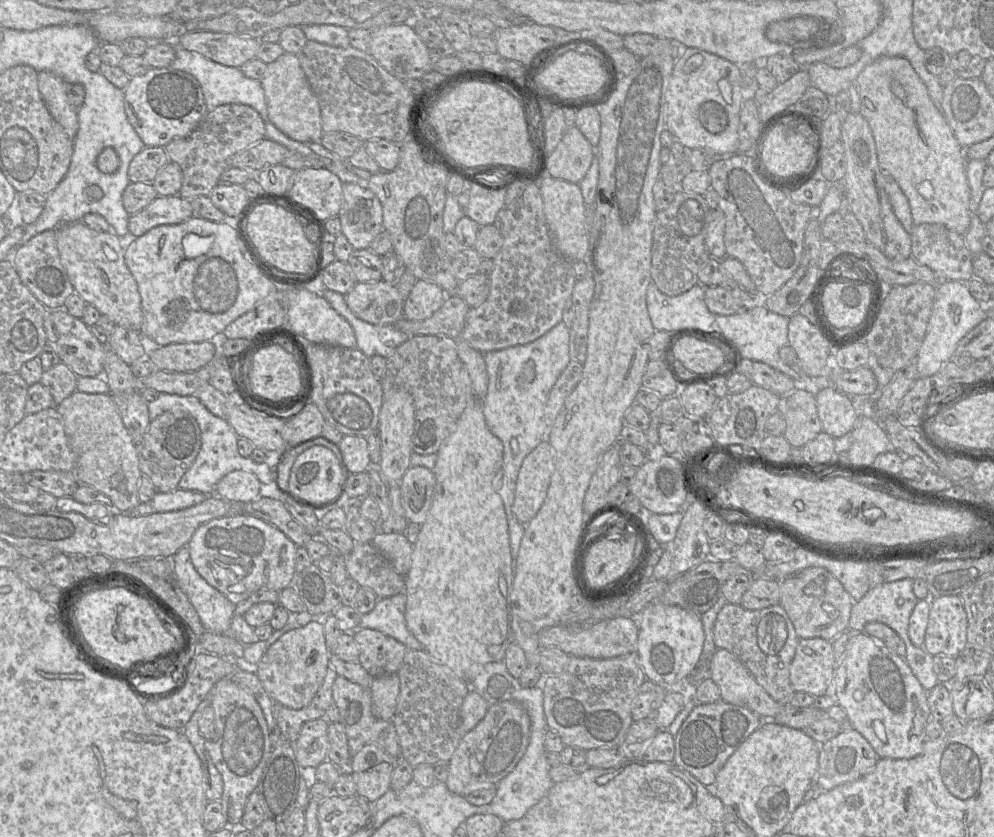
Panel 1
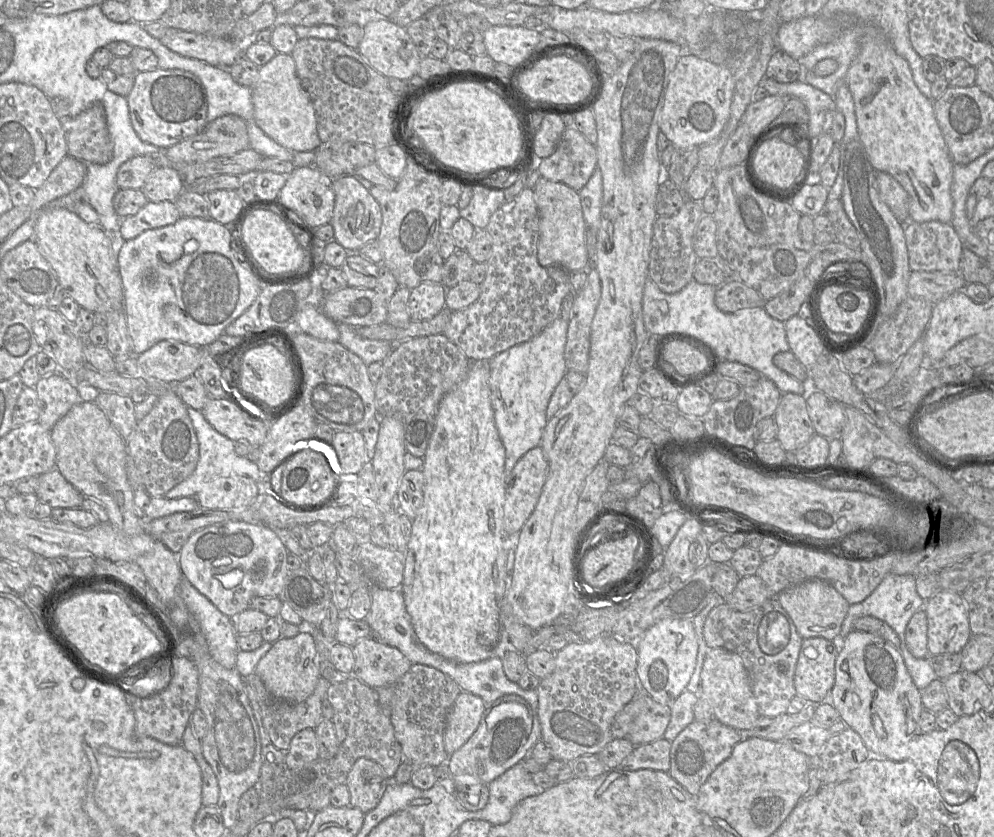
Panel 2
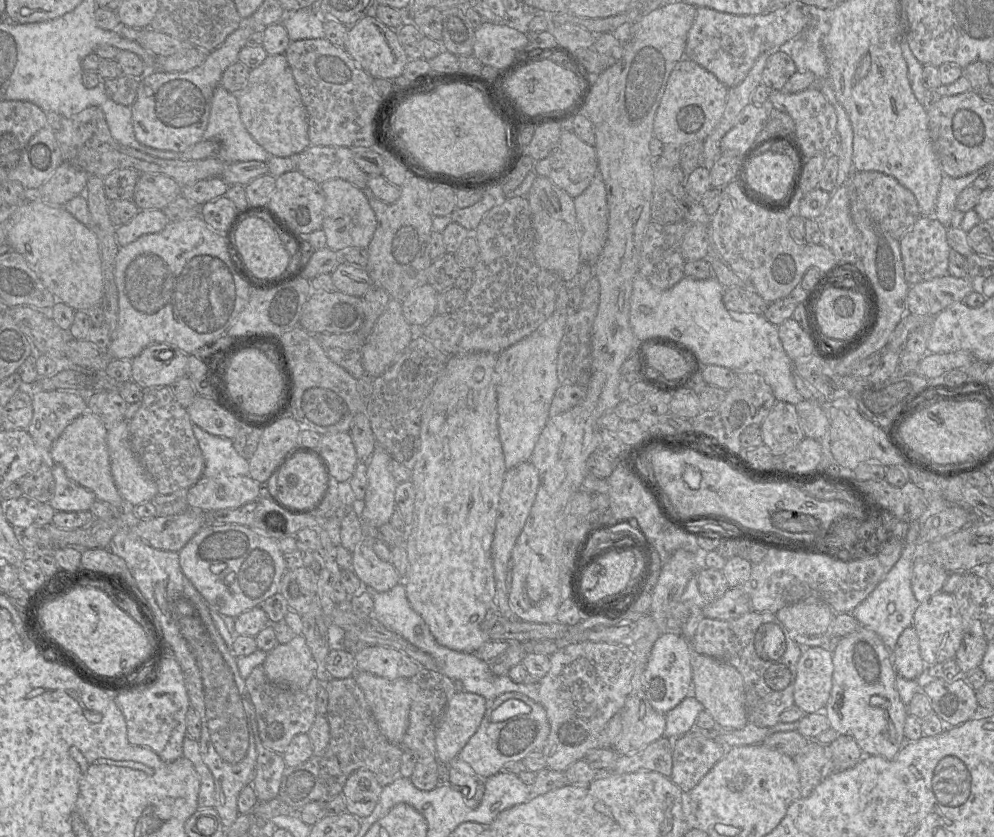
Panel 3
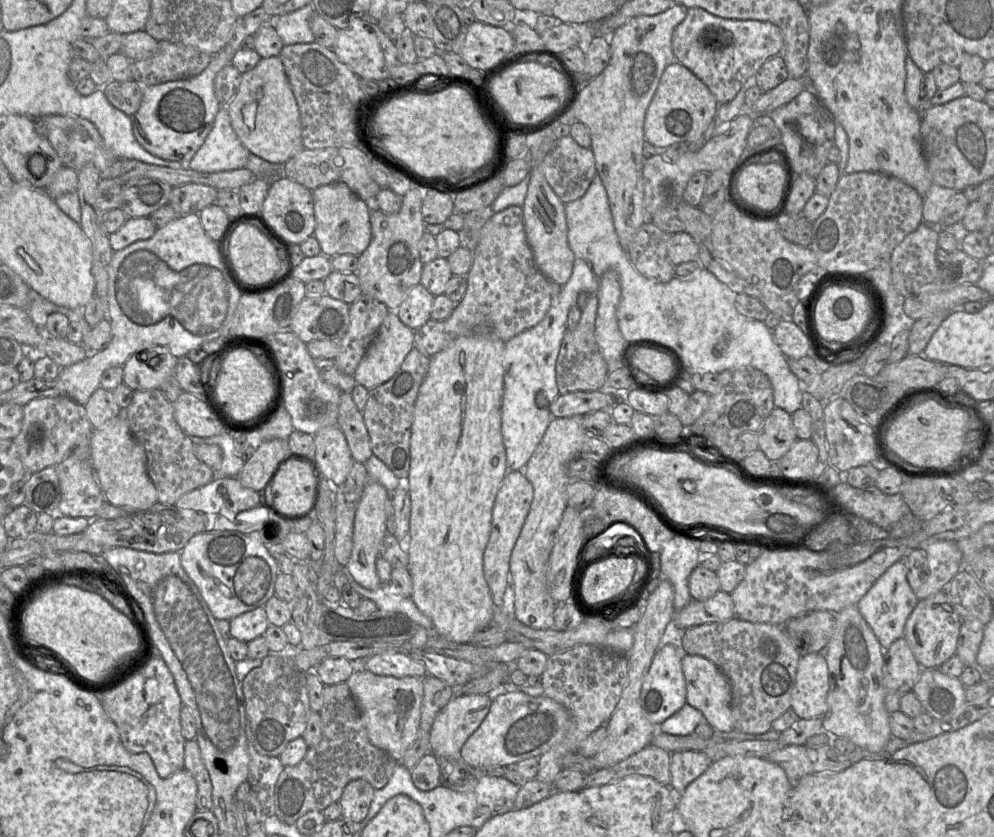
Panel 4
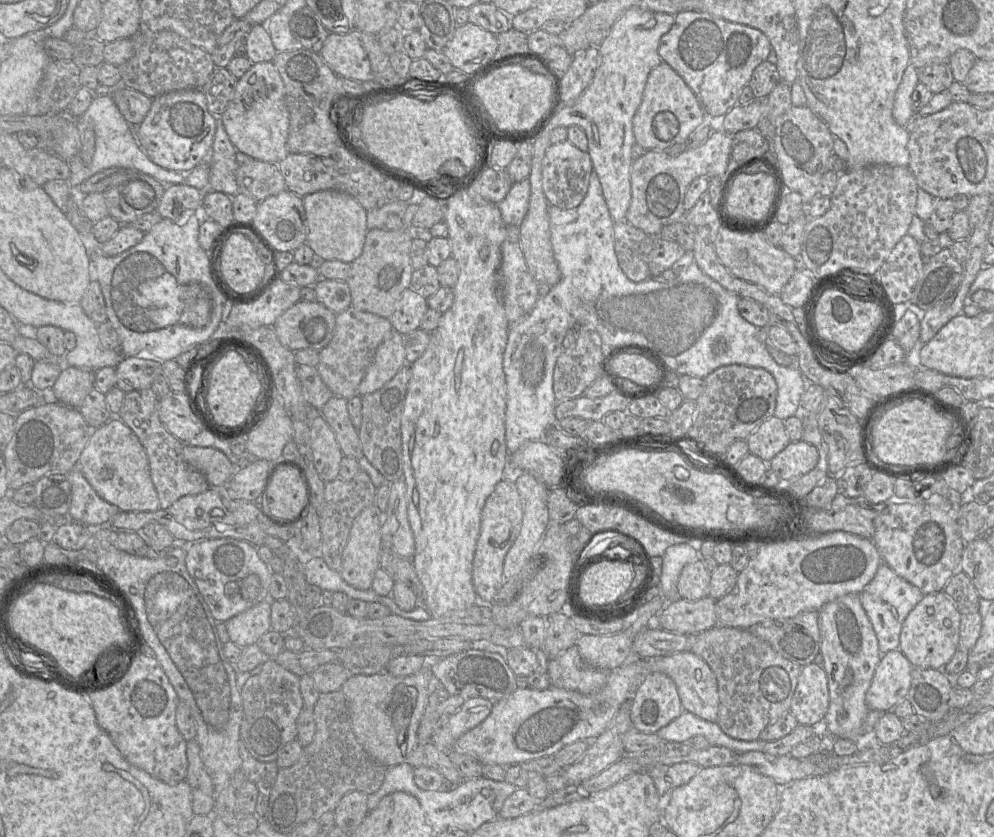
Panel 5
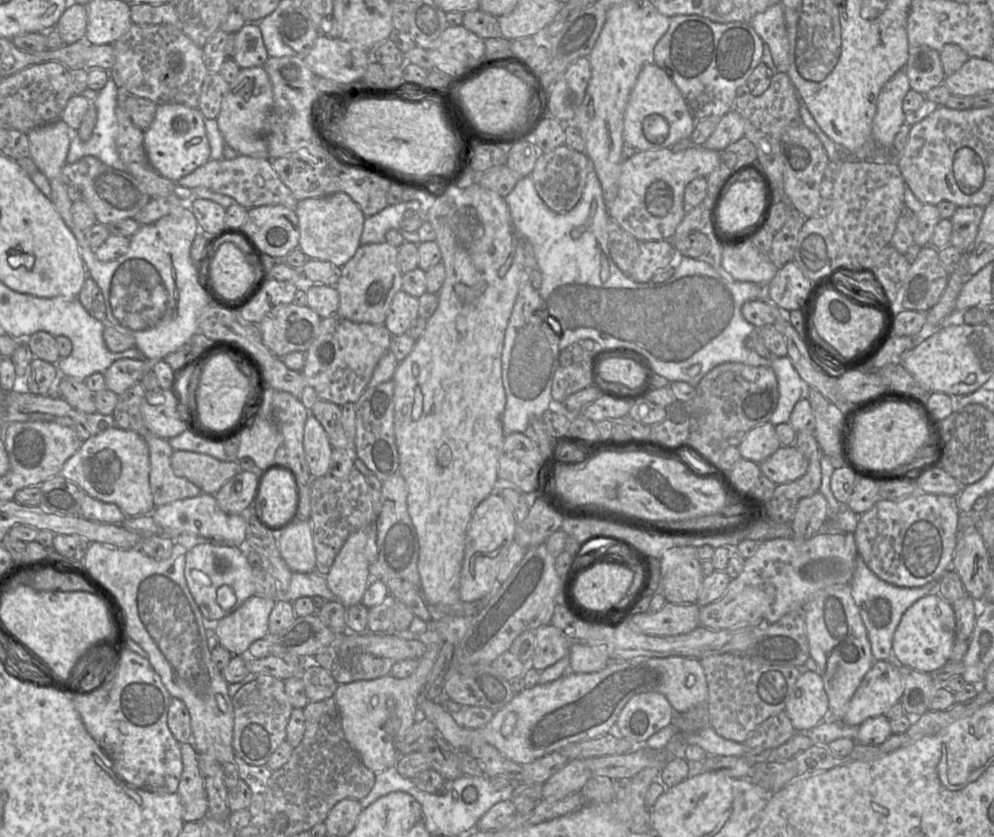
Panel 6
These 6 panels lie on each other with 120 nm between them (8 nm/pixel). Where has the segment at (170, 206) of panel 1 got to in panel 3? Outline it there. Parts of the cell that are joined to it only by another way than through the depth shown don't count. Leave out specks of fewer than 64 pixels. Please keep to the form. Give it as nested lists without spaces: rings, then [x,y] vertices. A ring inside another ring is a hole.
[[[160,209],[139,210],[134,218],[116,228],[116,240],[119,246],[125,246],[142,235],[162,231],[169,223]]]

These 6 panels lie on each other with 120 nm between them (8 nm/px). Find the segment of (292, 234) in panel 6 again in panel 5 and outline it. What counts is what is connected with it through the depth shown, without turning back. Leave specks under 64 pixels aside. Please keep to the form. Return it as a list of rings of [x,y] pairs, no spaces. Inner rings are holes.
[[[289,189],[269,196],[258,203],[254,218],[249,223],[275,253],[278,251],[293,252],[305,243],[307,236],[303,197],[293,193]]]

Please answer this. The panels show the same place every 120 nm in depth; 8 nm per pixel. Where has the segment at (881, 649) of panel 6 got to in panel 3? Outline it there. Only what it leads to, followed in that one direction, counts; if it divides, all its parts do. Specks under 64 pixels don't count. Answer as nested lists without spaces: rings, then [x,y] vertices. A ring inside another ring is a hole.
[[[905,544],[902,554],[892,569],[876,588],[861,602],[851,614],[861,625],[873,630],[891,651],[903,630],[912,626],[913,617],[919,606],[911,587],[911,576],[915,559],[920,556],[920,549],[925,545]]]

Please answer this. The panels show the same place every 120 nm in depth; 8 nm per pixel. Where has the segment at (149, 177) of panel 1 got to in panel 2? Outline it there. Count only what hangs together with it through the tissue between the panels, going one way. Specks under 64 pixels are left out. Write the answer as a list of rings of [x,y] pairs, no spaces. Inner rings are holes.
[[[136,156],[123,163],[116,175],[116,185],[122,189],[141,189],[148,175],[158,166],[156,156]]]

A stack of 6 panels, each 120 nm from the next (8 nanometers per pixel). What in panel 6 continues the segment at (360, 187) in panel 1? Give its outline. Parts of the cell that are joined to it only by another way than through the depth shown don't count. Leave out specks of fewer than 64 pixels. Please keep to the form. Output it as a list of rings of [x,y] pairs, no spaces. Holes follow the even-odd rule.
[[[337,192],[322,197],[299,200],[295,212],[300,233],[298,248],[308,259],[330,261],[342,267],[353,257],[361,245],[360,237],[366,216],[348,194]]]

